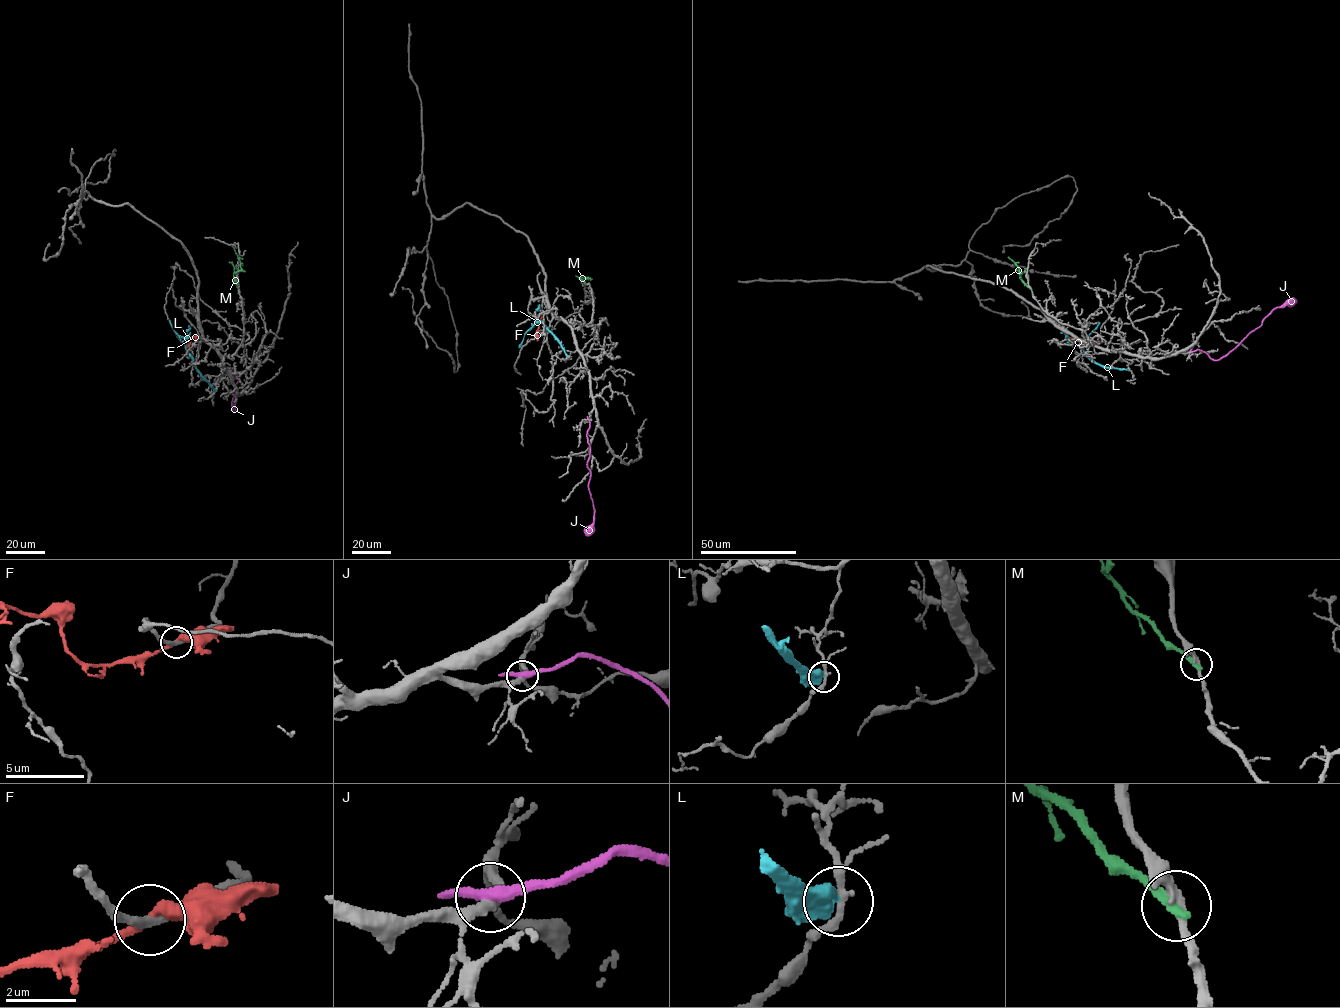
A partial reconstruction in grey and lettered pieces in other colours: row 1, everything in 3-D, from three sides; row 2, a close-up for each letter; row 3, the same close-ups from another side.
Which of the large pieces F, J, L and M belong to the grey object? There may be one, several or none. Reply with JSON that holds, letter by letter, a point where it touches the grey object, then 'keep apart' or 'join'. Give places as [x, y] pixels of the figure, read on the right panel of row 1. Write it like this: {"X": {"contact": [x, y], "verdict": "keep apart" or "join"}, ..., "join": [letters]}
{"F": {"contact": [1093, 343], "verdict": "keep apart"}, "J": {"contact": [1190, 352], "verdict": "keep apart"}, "L": {"contact": [1129, 369], "verdict": "keep apart"}, "M": {"contact": [1031, 289], "verdict": "keep apart"}, "join": []}

